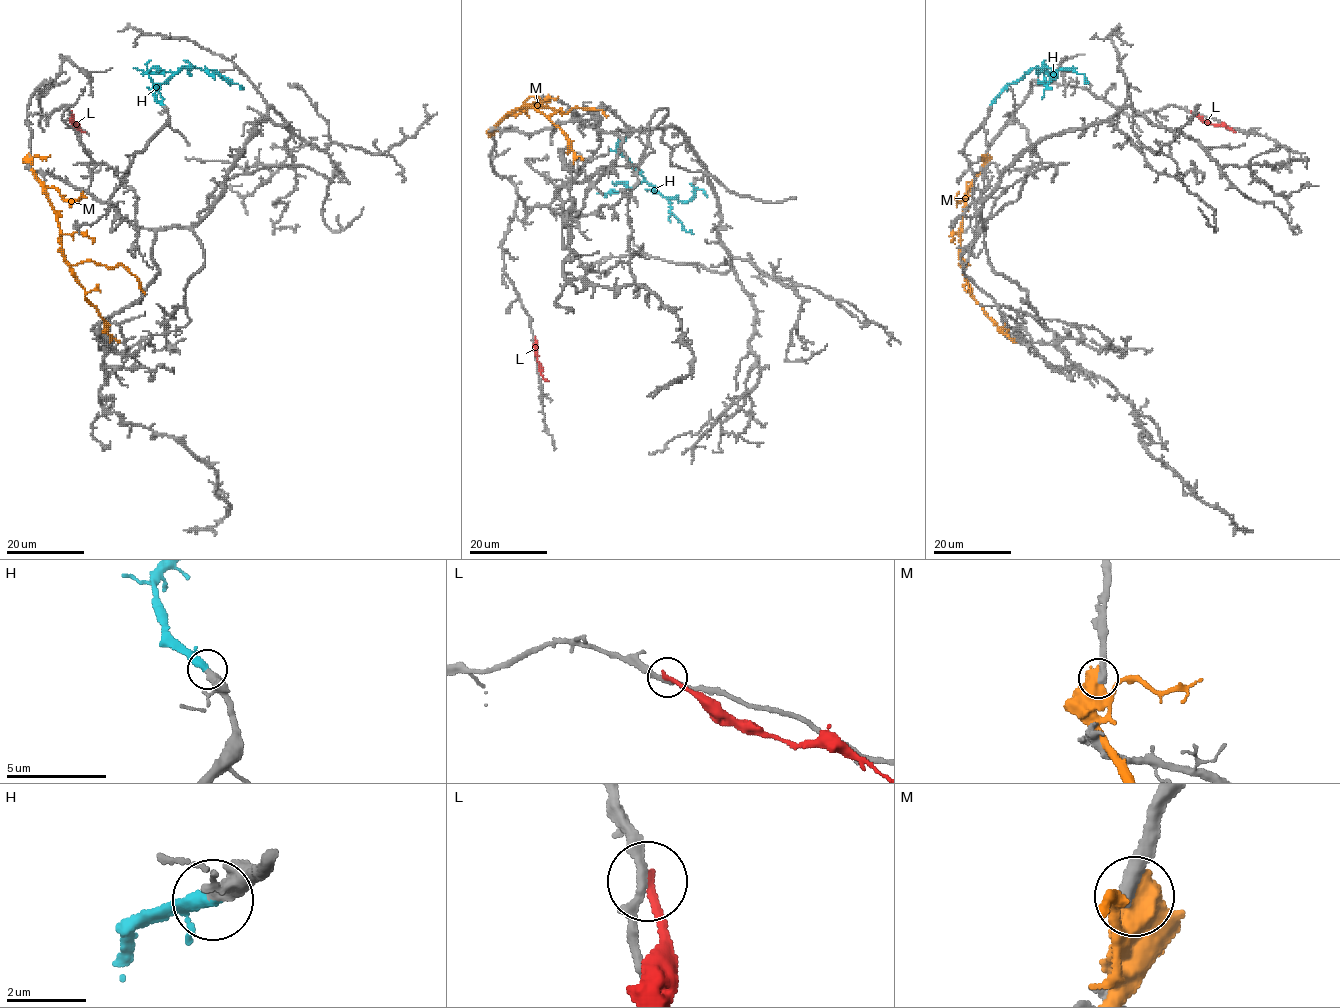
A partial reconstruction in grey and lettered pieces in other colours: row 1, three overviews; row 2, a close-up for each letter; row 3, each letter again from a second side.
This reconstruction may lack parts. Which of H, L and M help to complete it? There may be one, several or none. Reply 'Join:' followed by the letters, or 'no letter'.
Join: H

